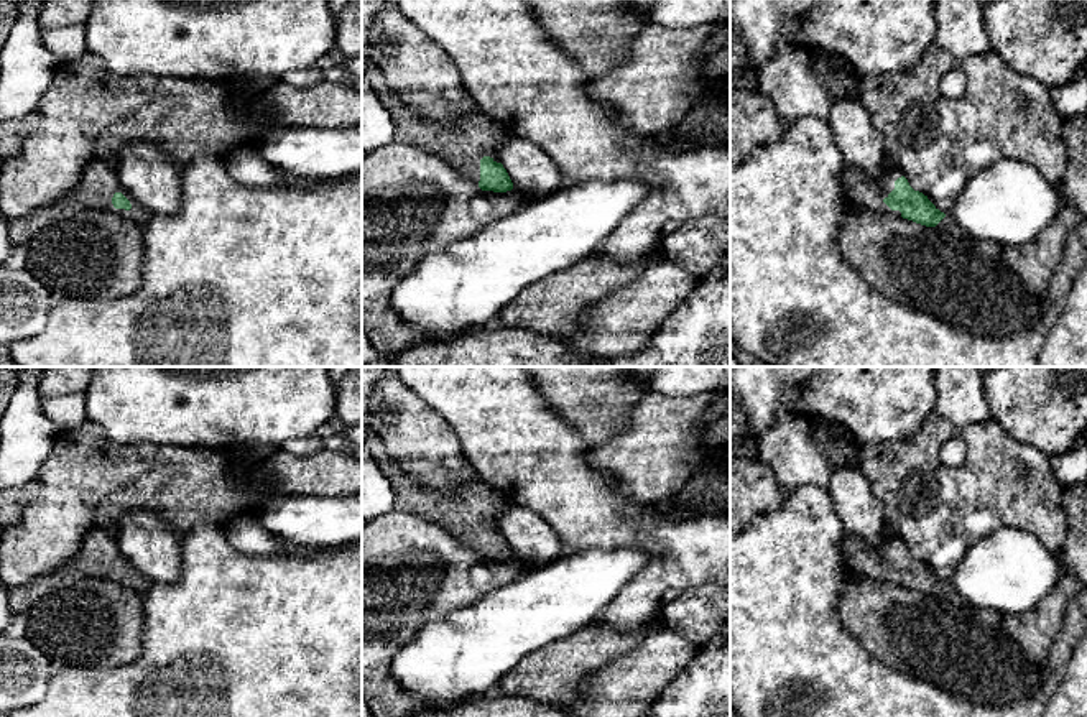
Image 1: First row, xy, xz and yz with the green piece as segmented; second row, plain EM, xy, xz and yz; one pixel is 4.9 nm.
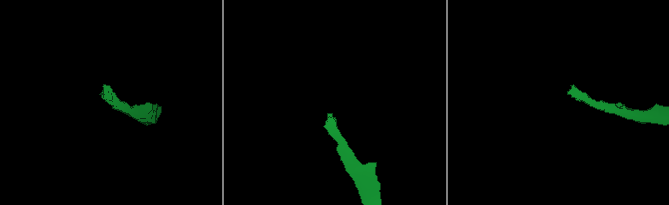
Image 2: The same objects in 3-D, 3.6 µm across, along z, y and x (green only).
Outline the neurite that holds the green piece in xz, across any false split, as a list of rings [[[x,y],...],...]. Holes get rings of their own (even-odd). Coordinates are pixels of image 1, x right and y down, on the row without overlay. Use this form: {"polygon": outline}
{"polygon": [[[368,429],[362,437],[395,493],[395,510],[414,513],[439,525],[462,544],[477,551],[482,559],[506,561],[513,551],[500,531],[500,513],[508,500],[479,477],[451,492],[436,492],[414,483],[386,452],[385,442]]]}

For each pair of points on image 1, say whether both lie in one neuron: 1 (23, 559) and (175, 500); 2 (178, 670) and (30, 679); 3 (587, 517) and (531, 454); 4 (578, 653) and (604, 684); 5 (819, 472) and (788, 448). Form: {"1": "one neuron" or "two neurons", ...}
{"1": "one neuron", "2": "two neurons", "3": "one neuron", "4": "two neurons", "5": "one neuron"}

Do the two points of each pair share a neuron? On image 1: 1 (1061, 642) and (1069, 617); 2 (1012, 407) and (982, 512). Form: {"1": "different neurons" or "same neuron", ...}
{"1": "same neuron", "2": "different neurons"}

